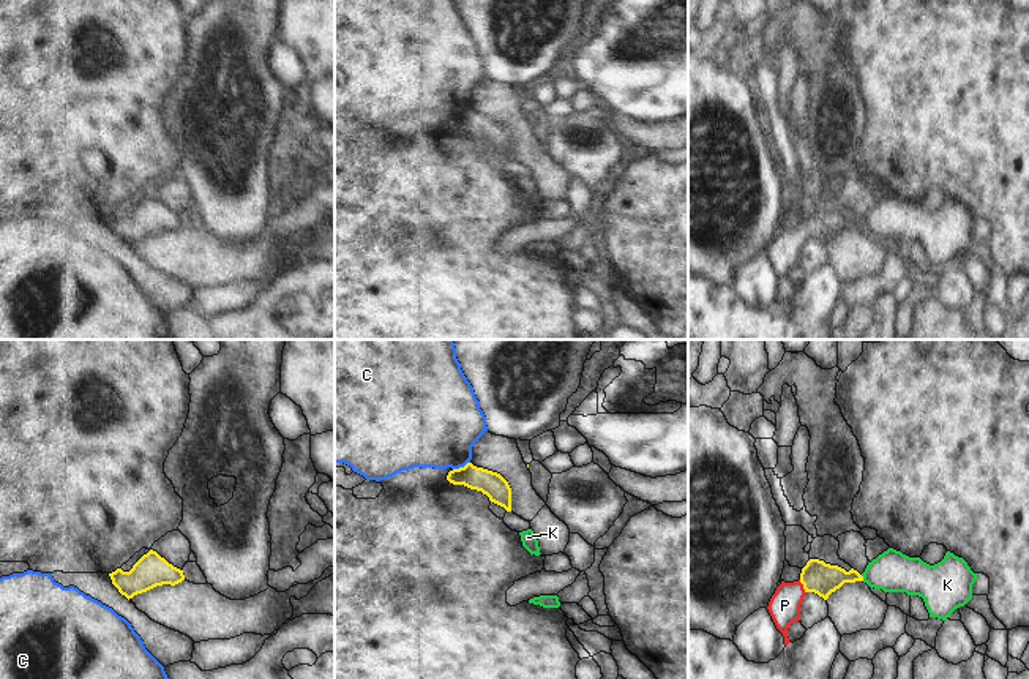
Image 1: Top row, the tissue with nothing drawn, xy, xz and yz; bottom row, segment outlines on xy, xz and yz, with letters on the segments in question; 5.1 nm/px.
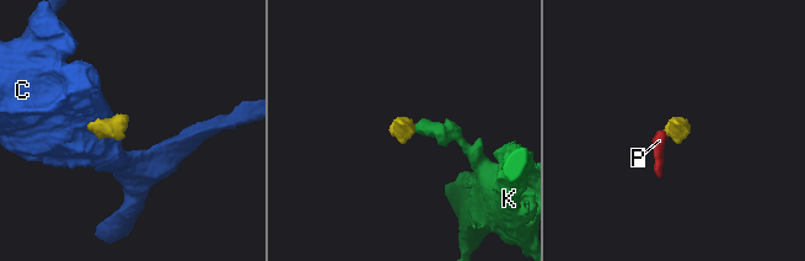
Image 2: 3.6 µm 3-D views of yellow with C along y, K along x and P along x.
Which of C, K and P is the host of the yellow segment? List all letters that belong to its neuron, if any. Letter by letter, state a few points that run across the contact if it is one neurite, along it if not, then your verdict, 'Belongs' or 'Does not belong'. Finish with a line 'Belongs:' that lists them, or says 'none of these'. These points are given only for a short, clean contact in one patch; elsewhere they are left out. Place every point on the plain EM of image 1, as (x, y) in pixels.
C: Does not belong
K: Belongs
P: Belongs
Belongs: K, P.

